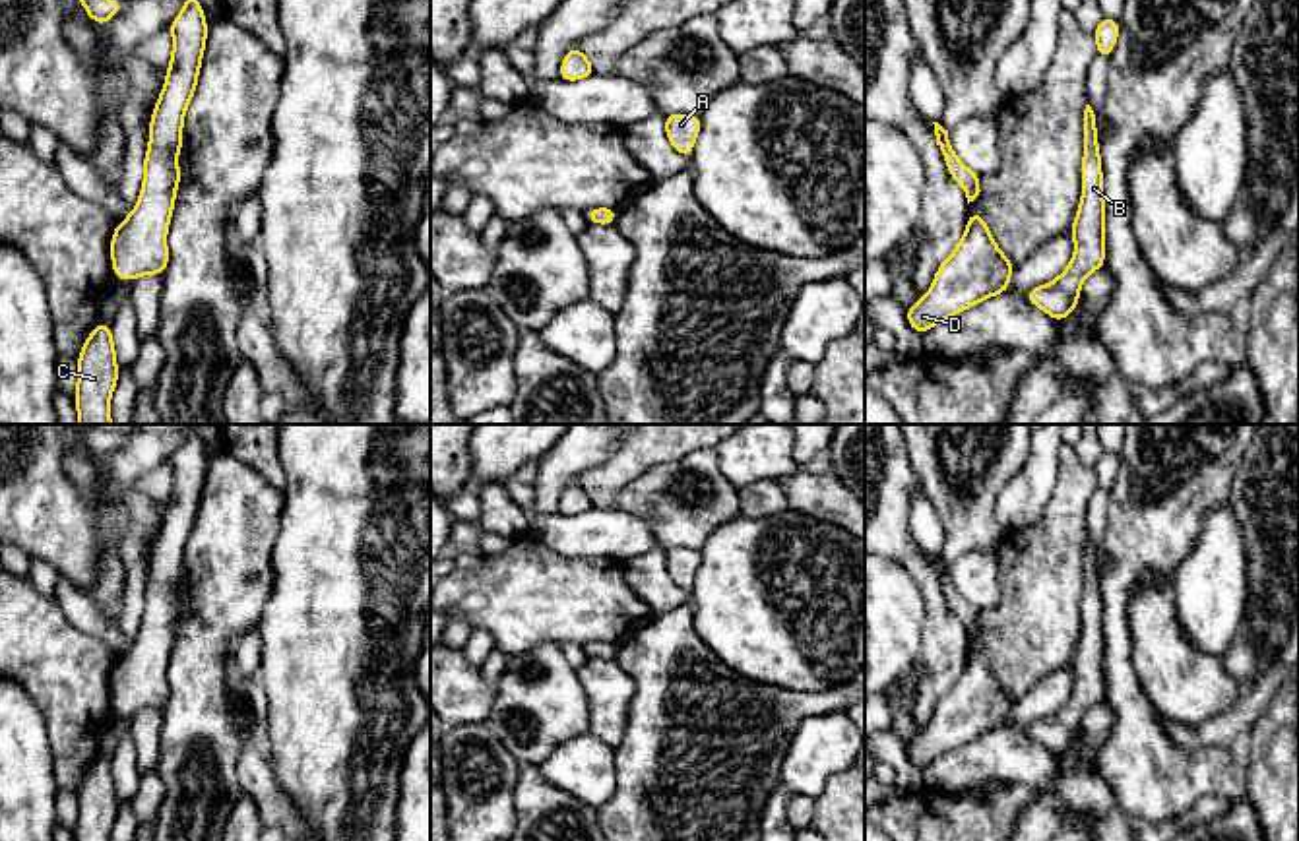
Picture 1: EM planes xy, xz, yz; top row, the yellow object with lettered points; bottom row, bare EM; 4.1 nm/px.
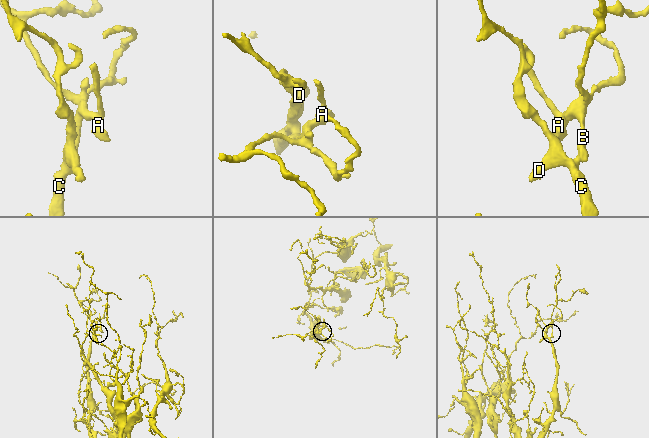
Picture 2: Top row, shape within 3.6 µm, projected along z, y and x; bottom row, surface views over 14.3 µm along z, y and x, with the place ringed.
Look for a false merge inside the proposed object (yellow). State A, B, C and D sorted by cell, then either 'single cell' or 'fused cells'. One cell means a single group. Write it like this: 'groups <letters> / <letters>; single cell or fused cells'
groups A B C D; single cell

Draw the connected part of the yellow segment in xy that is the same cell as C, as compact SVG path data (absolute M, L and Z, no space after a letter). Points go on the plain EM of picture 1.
M99 756L78 791L76 841L109 841L118 810L112 763Z

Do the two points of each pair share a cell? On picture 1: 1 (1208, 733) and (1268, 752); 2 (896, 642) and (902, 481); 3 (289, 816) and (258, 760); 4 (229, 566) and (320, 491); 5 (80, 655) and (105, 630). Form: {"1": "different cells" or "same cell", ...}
{"1": "different cells", "2": "different cells", "3": "same cell", "4": "different cells", "5": "different cells"}

